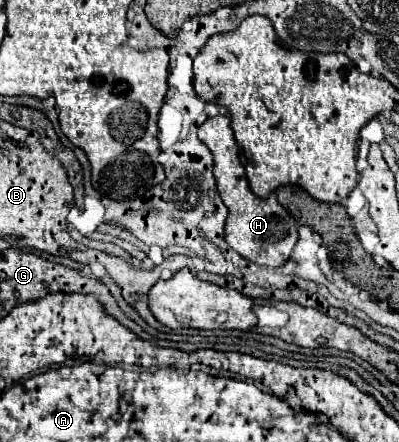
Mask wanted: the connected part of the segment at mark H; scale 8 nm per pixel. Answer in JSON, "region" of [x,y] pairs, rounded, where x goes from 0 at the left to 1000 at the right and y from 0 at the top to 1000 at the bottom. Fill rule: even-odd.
{"region":[[[544,260],[534,269],[519,269],[499,287],[499,314],[534,346],[534,396],[544,410],[544,432],[574,473],[574,491],[564,500],[564,545],[609,586],[619,586],[639,600],[704,604],[724,586],[729,563],[749,541],[739,495],[699,464],[689,437],[679,437],[674,450],[649,450],[624,428],[604,360],[599,360],[599,333],[594,333],[594,319],[584,310],[569,260]]]}

